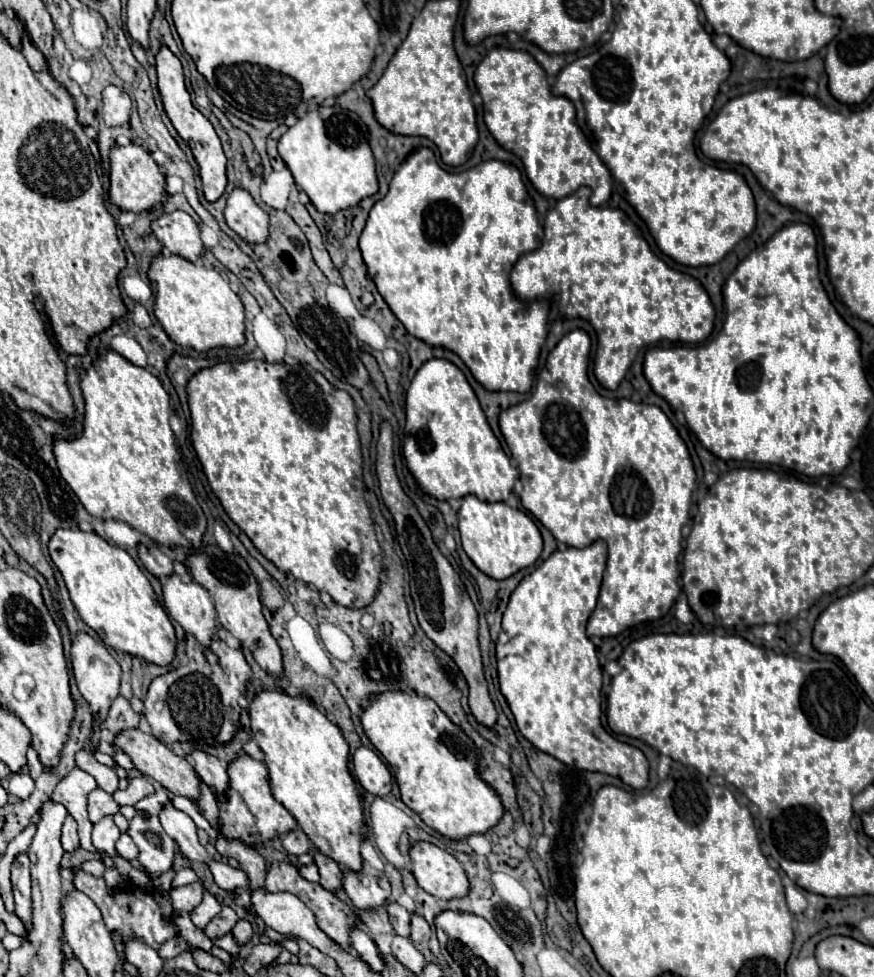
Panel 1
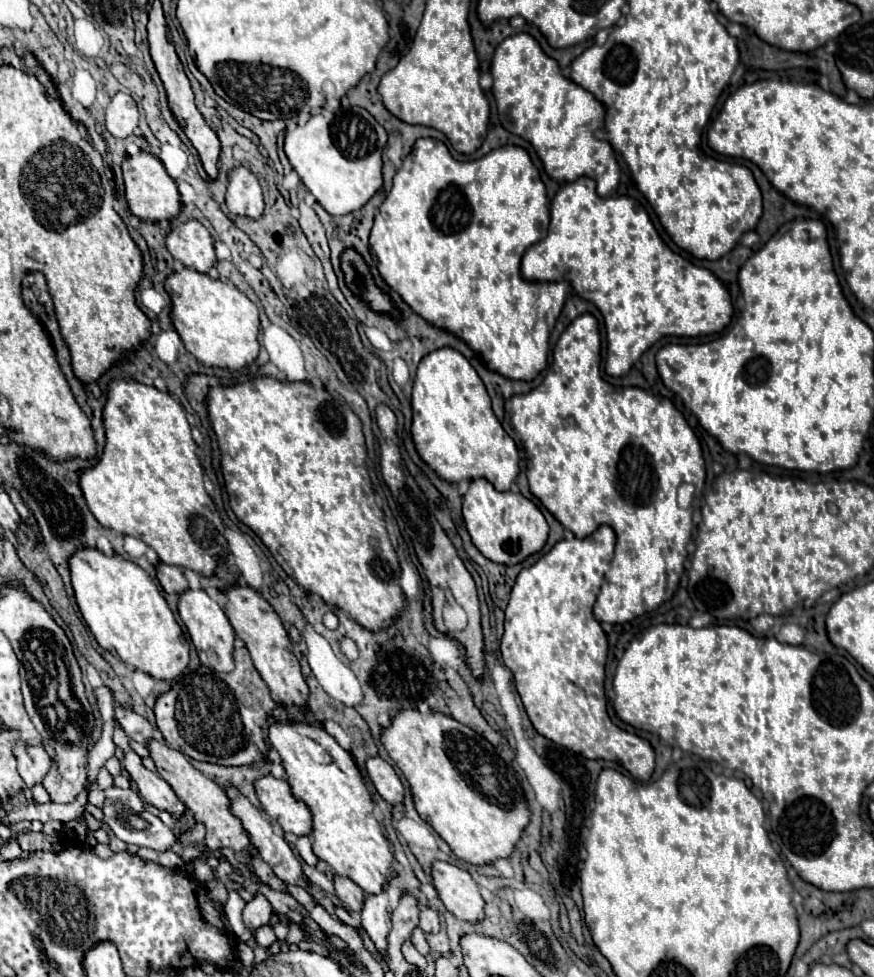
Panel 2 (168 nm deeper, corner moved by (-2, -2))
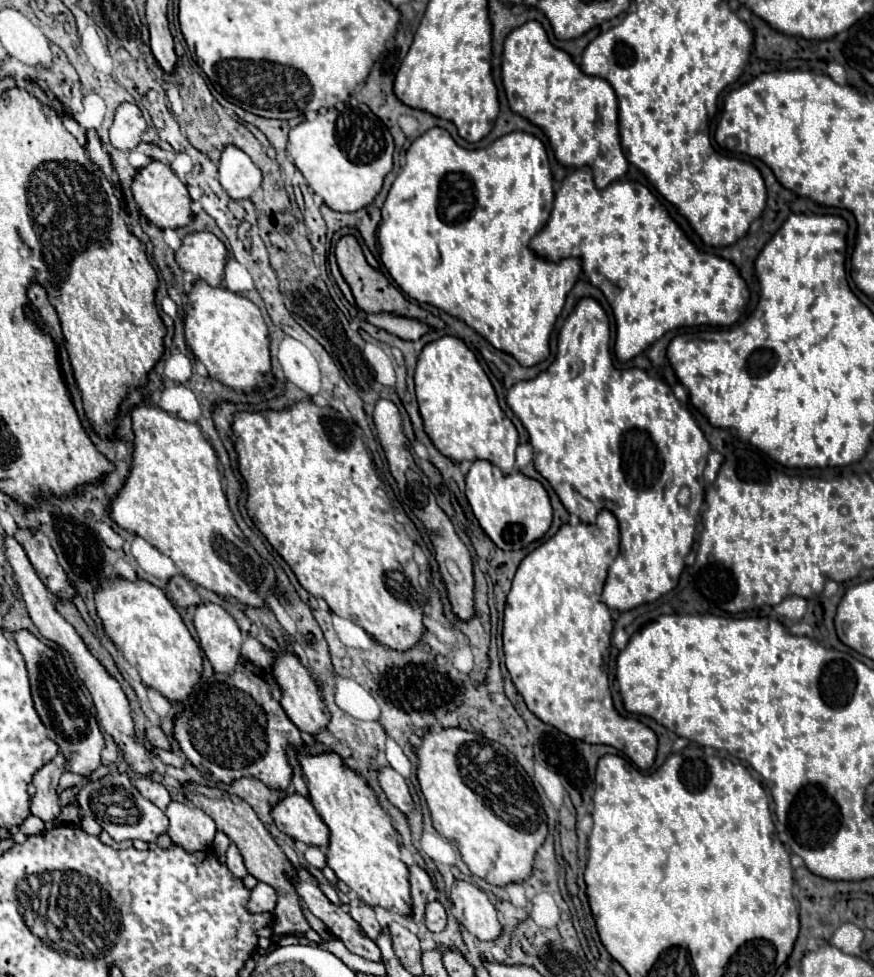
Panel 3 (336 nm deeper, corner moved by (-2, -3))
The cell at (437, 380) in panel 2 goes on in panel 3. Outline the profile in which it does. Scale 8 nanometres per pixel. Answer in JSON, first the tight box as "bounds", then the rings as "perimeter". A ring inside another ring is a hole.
{"bounds":[415,336,517,474],"perimeter":[[[443,336],[423,348],[415,370],[415,392],[425,432],[441,454],[453,462],[481,458],[499,466],[503,474],[515,470],[517,428],[501,410],[491,380],[463,340]]]}

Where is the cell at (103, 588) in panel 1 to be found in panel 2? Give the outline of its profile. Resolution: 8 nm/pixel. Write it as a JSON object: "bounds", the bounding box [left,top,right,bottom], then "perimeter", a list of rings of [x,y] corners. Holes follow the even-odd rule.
{"bounds":[69,547,189,681],"perimeter":[[[81,547],[69,557],[69,569],[77,607],[103,649],[155,679],[171,681],[185,671],[189,645],[183,631],[167,601],[139,565],[121,555],[109,557],[99,549]]]}

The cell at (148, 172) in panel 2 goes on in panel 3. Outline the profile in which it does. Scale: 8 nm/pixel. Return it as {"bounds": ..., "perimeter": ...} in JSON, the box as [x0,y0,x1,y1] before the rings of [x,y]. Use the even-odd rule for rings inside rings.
{"bounds":[131,160,193,230],"perimeter":[[[153,160],[149,166],[145,166],[137,172],[131,190],[133,190],[135,202],[139,204],[141,212],[157,228],[165,230],[165,228],[181,228],[181,226],[191,224],[193,212],[191,212],[191,198],[189,198],[187,186],[177,178],[177,174],[169,166]]]}

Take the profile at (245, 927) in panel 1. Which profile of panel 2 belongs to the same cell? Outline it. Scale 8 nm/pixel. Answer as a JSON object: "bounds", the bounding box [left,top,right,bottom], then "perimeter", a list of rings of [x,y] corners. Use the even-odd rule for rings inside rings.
{"bounds":[243,895,271,931],"perimeter":[[[261,895],[255,897],[255,899],[251,899],[251,901],[245,905],[245,909],[243,909],[243,923],[245,923],[245,927],[251,929],[251,931],[259,929],[261,925],[267,925],[269,919],[271,919],[271,905],[269,905],[269,901],[267,901],[265,897],[261,897]]]}

